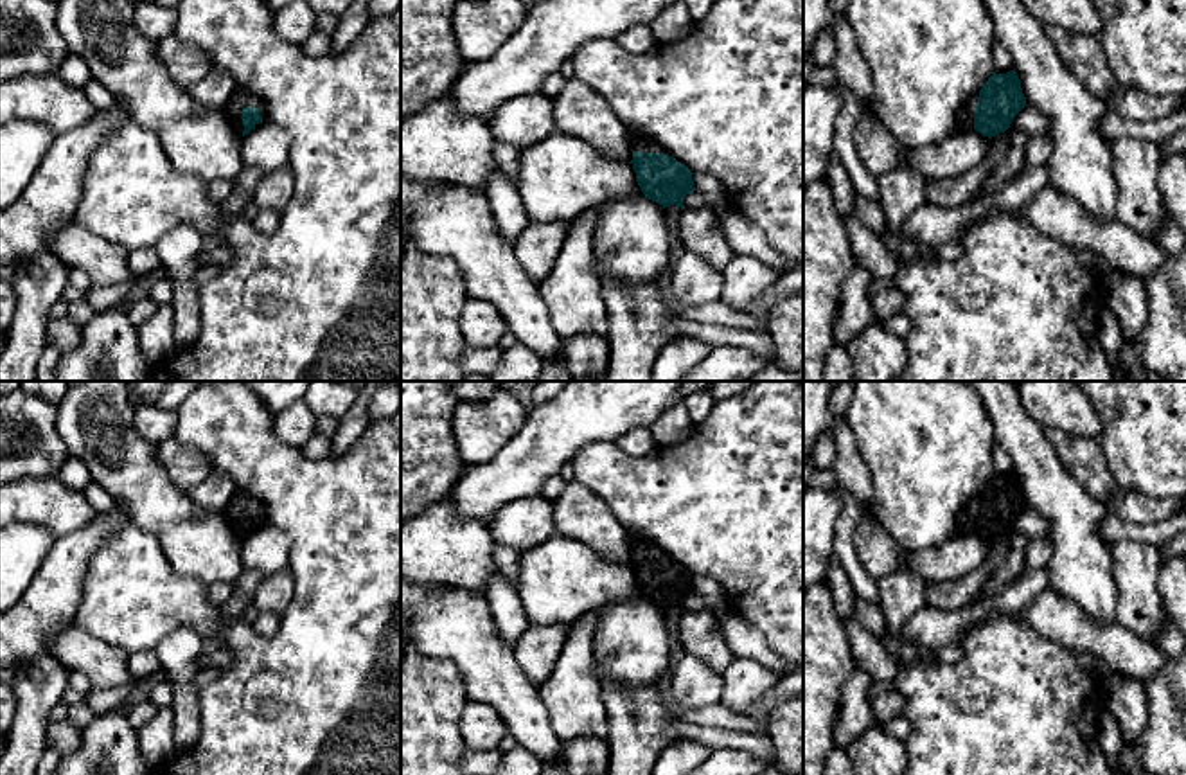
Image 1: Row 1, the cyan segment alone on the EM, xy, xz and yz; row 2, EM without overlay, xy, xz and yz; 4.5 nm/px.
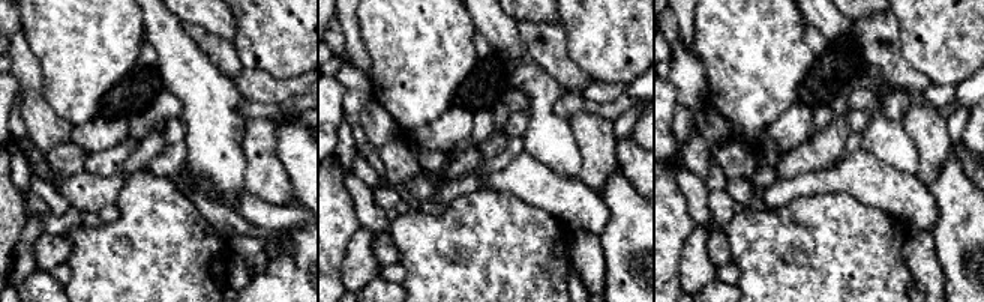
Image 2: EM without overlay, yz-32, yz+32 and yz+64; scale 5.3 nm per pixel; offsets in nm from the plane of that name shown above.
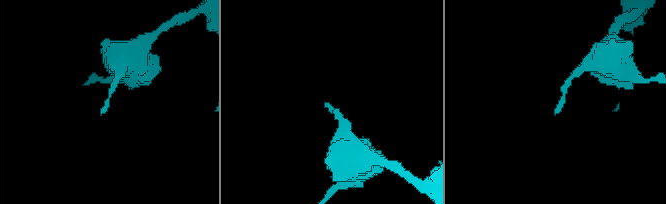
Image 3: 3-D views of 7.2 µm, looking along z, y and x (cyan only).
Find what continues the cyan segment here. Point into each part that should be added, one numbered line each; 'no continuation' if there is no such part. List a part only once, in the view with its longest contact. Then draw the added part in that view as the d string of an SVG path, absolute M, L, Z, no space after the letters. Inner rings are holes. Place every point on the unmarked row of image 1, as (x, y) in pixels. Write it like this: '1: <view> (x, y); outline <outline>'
1: xy (241, 500); outline M235 491L230 507L225 511L225 516L239 538L244 534L243 512L246 509L259 511L262 525L266 525L262 502L248 493Z

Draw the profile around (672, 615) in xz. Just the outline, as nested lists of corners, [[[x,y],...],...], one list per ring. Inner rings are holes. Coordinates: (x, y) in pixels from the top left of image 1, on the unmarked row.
[[[677,608],[665,610],[665,624],[667,624],[667,633],[670,637],[670,651],[672,651],[674,660],[685,655],[683,644],[679,640],[681,615],[683,611]]]

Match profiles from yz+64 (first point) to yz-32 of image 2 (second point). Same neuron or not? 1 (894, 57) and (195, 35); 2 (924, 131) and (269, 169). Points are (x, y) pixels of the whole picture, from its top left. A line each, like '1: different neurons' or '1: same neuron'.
1: same neuron
2: same neuron

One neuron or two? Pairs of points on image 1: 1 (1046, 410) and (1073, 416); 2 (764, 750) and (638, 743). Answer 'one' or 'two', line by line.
1: one
2: one

